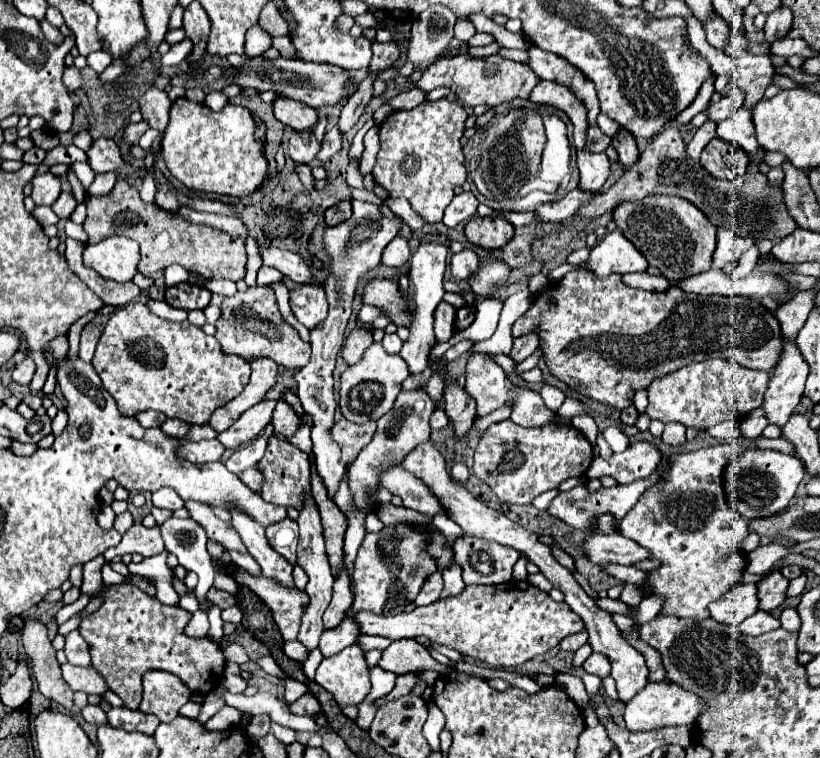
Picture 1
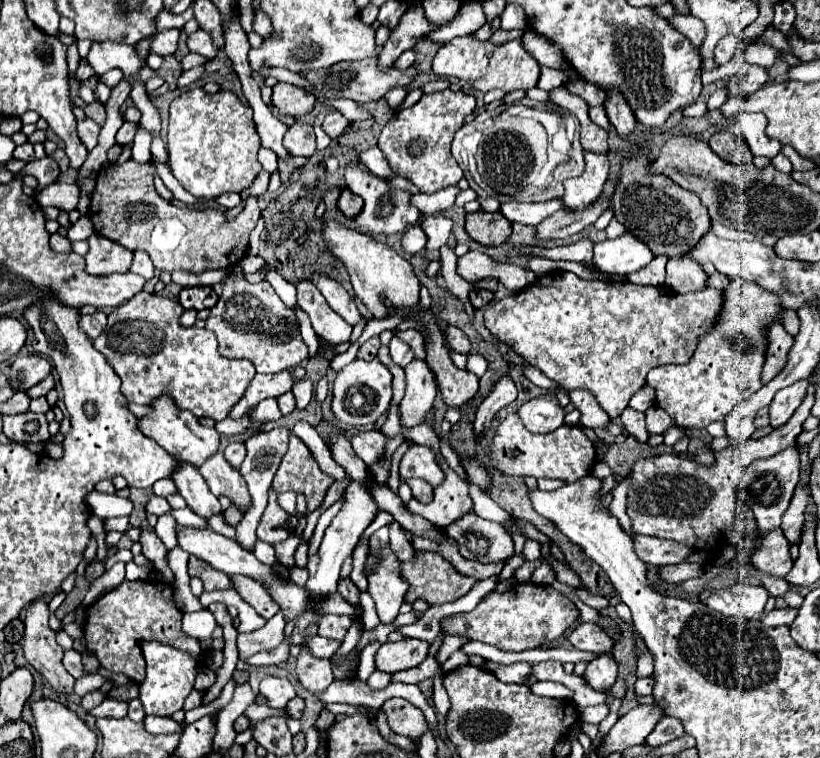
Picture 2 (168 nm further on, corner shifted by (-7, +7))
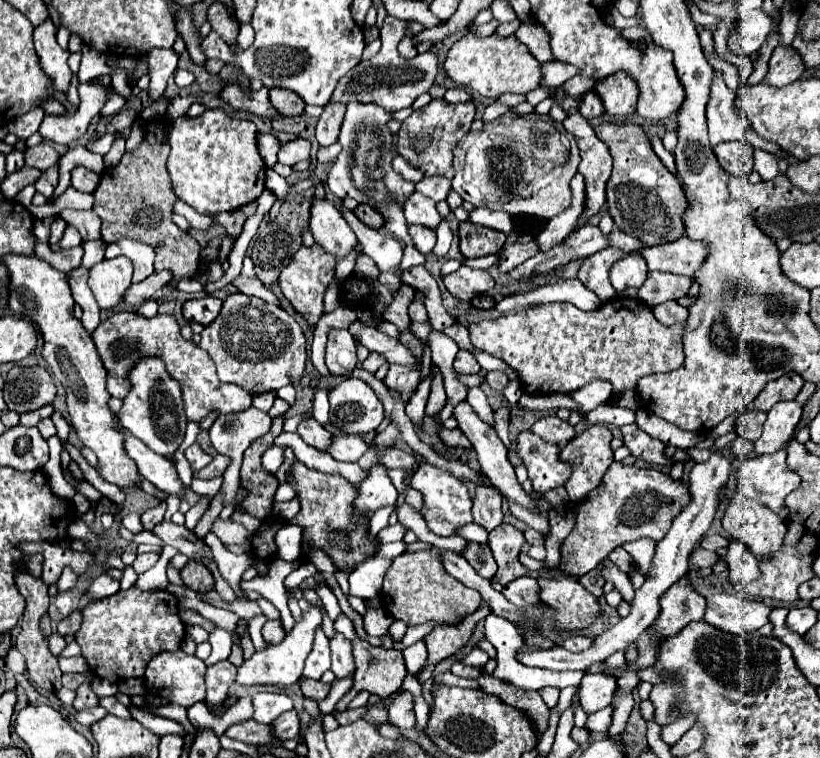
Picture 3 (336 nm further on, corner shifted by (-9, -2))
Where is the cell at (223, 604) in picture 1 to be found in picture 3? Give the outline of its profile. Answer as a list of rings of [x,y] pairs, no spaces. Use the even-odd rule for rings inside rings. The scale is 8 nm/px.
[[[188,561],[182,567],[180,577],[182,577],[182,583],[188,589],[194,589],[194,591],[210,591],[210,589],[214,589],[212,573],[204,565],[200,565],[196,561]]]

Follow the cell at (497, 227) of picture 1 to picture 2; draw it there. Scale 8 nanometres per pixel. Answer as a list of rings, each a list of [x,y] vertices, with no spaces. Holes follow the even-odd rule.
[[[472,212],[466,216],[466,232],[472,240],[484,246],[500,246],[512,234],[512,222],[506,222],[502,212]]]

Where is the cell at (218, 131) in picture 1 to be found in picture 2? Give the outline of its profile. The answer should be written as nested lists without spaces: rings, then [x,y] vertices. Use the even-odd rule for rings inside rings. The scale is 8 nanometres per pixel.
[[[194,86],[172,100],[168,126],[168,154],[174,178],[196,198],[218,198],[224,192],[248,188],[262,164],[256,160],[260,136],[252,108],[242,104],[234,92],[206,94]]]

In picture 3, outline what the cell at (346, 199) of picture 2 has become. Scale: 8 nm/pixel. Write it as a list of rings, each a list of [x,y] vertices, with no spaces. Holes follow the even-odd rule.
[[[368,203],[358,205],[354,211],[356,211],[358,219],[360,219],[362,223],[366,223],[368,227],[372,227],[372,229],[380,229],[380,227],[384,225],[384,217],[382,217],[372,205],[368,205]]]

